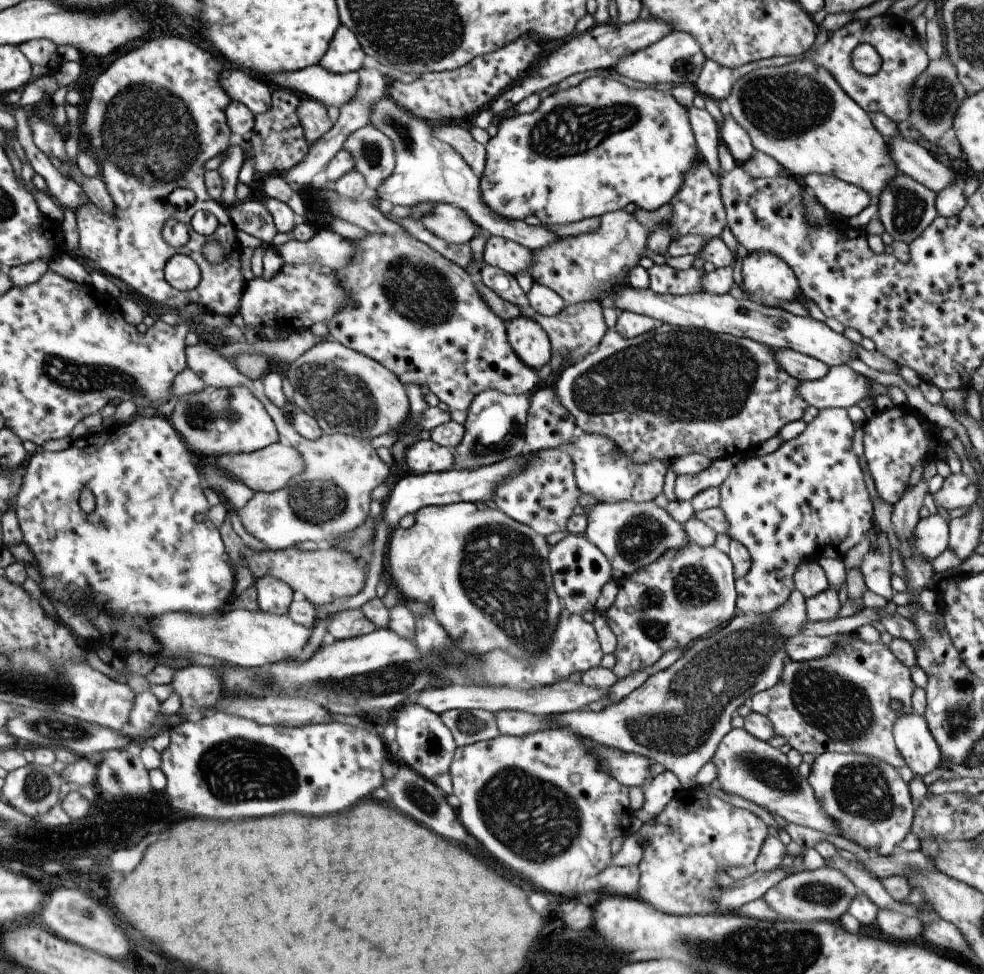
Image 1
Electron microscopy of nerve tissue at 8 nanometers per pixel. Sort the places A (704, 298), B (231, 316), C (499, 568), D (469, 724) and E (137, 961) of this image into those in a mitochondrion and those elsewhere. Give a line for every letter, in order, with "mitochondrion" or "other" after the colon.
A: other
B: other
C: mitochondrion
D: mitochondrion
E: other

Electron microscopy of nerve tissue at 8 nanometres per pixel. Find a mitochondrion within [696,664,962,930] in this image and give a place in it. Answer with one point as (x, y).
(861, 788)

